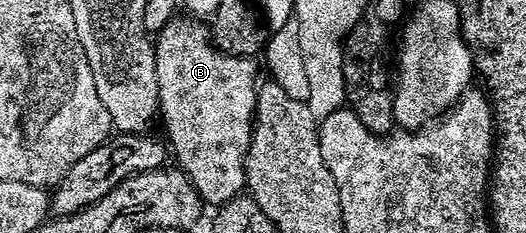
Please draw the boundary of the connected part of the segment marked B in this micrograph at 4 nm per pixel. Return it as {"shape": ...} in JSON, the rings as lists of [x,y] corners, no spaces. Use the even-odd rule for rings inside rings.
{"shape":[[[175,16],[164,24],[152,42],[160,122],[162,118],[166,125],[177,169],[189,176],[203,203],[217,208],[246,190],[246,157],[254,135],[260,77],[253,57],[225,54],[214,45],[205,21],[185,17]]]}

